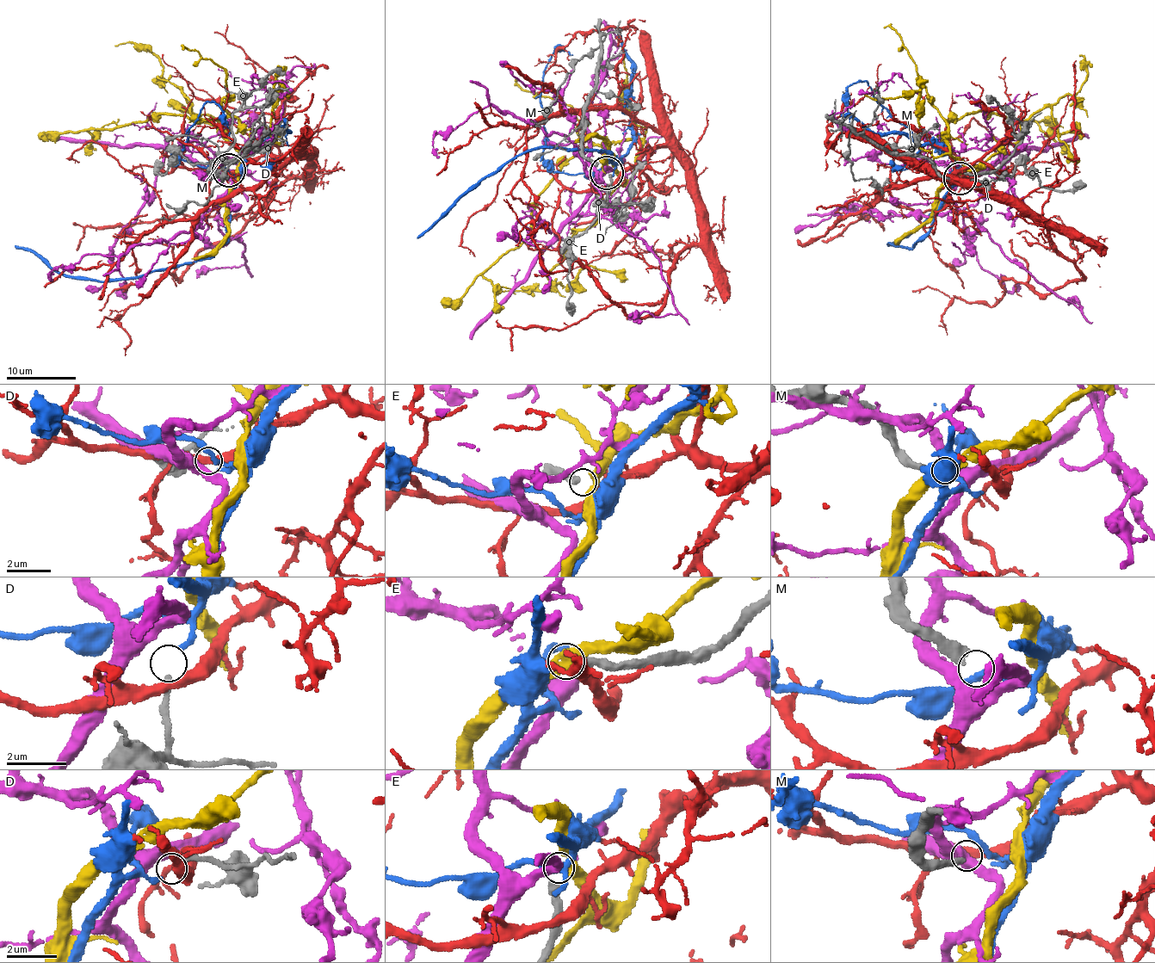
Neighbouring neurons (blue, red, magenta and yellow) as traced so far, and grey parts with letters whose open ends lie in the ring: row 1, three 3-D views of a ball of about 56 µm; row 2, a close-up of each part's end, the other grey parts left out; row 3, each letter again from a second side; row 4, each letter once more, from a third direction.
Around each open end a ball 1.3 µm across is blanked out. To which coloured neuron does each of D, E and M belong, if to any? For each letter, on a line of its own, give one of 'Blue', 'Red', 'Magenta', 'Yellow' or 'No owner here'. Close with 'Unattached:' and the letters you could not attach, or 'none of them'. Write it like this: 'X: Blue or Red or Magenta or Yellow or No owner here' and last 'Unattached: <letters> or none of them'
D: Blue
E: Yellow
M: No owner here
Unattached: M

